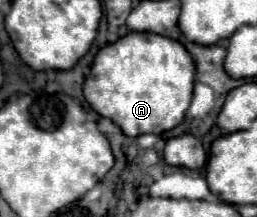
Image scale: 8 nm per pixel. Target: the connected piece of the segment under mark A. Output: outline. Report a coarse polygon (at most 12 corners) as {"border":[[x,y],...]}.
{"border":[[129,32],[99,50],[83,94],[135,138],[181,124],[195,64]]}

